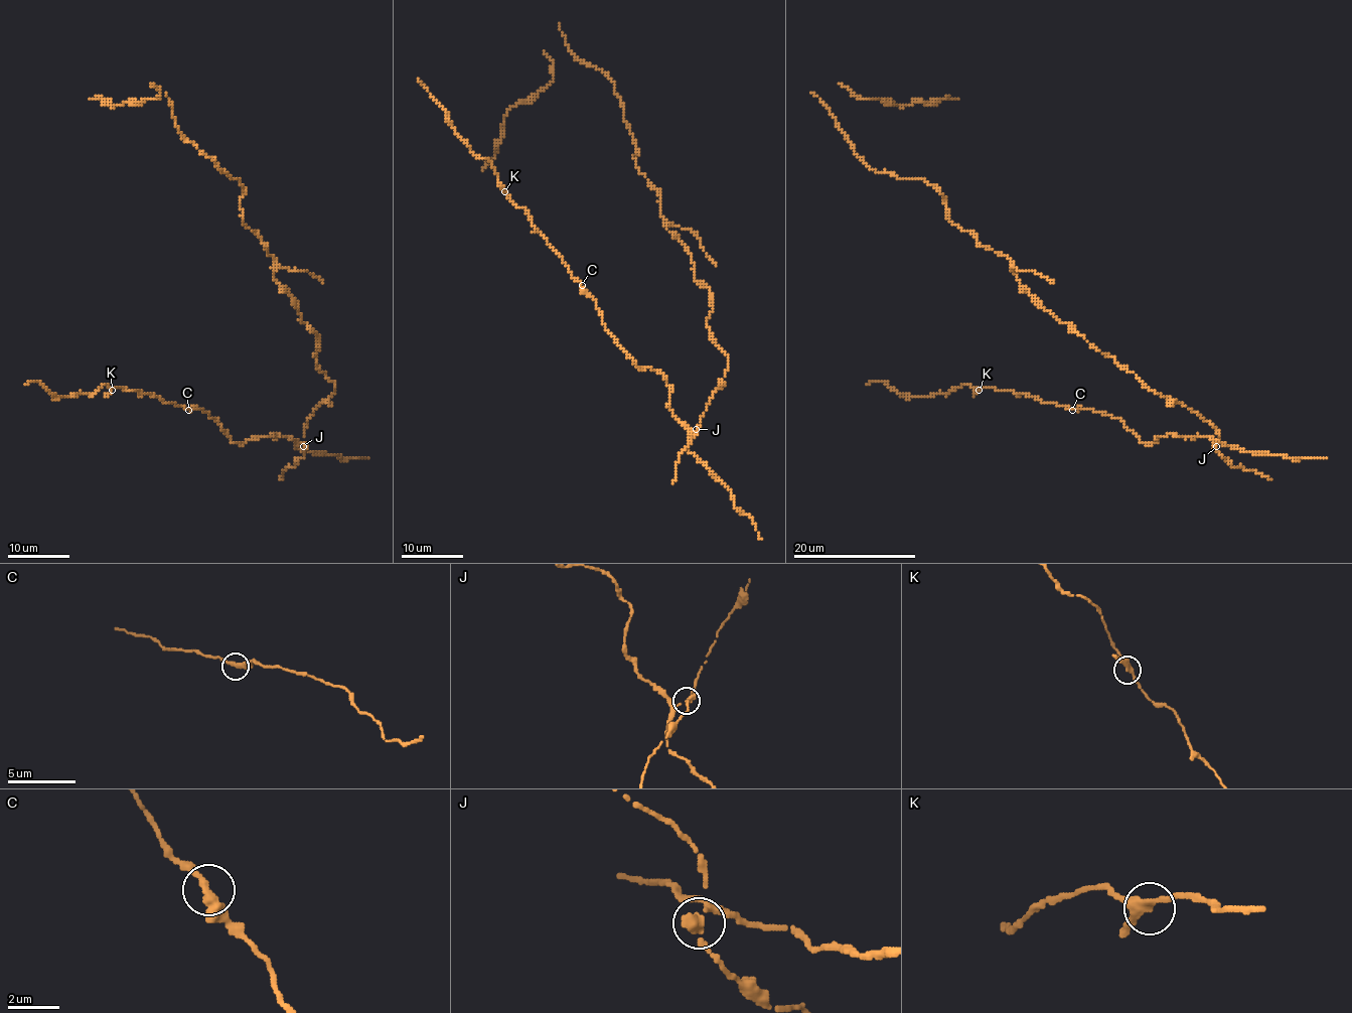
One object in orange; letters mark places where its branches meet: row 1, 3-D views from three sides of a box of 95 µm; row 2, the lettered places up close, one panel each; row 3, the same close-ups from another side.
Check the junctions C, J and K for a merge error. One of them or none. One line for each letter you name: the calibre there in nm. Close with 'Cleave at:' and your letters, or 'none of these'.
J: 320 nm thick
Cleave at: J

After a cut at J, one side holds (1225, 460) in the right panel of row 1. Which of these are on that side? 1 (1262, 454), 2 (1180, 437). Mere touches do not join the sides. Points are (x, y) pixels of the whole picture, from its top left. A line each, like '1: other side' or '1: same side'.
1: other side
2: other side

